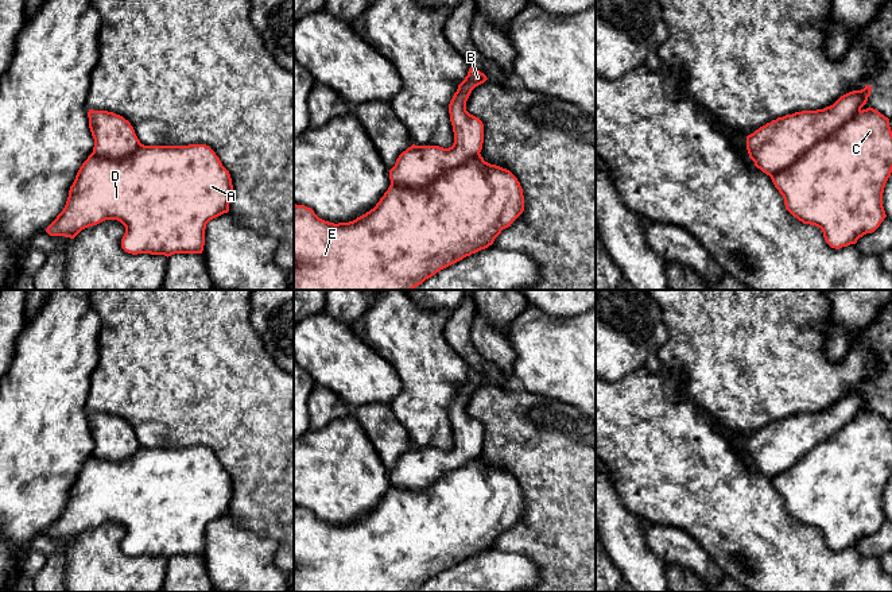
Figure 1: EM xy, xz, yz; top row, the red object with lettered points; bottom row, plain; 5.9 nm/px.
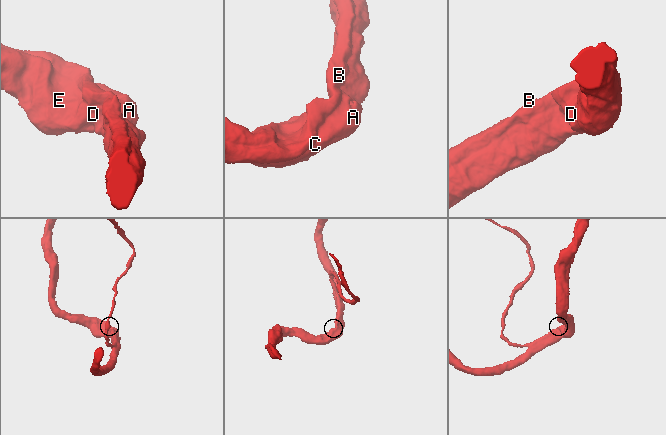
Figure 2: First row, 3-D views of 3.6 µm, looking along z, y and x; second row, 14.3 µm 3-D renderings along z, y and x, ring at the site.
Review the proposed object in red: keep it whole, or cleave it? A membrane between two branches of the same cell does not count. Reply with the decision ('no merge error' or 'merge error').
no merge error

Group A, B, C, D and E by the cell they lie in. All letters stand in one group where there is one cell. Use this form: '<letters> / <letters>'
A B C D E

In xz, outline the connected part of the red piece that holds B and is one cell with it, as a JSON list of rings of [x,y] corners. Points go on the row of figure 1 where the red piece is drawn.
[[[470,67],[465,80],[458,85],[450,104],[449,113],[454,132],[454,143],[449,148],[439,146],[415,146],[412,144],[403,151],[396,159],[395,166],[389,170],[391,185],[373,209],[349,223],[329,223],[319,218],[311,208],[294,204],[294,290],[414,290],[426,279],[431,278],[441,270],[462,260],[472,254],[488,248],[503,229],[511,224],[524,210],[523,189],[517,178],[507,169],[490,165],[481,156],[484,143],[482,121],[466,111],[466,101],[472,90],[486,81],[486,76],[477,69]]]

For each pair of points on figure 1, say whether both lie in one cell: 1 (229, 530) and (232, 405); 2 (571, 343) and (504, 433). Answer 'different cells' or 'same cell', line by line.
1: different cells
2: different cells

